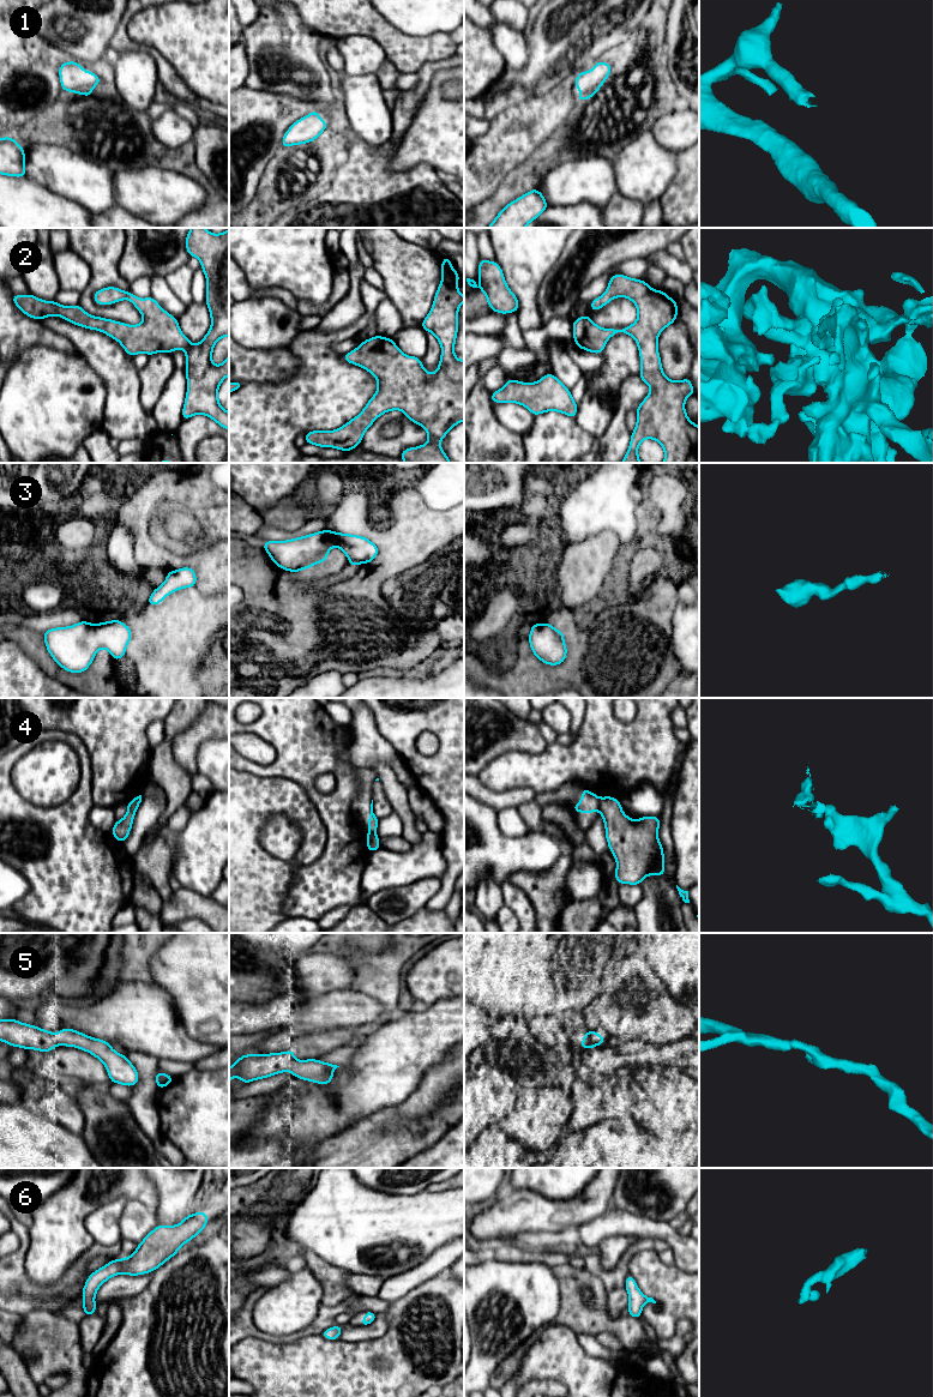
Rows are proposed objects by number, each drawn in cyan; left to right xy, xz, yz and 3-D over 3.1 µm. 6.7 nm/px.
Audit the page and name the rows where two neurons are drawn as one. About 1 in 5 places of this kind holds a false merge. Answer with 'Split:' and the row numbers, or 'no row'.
Split: 4

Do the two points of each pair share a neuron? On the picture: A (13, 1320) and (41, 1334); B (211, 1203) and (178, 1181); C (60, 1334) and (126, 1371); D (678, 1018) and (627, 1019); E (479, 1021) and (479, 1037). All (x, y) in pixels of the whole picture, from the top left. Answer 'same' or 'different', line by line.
A: different
B: different
C: different
D: same
E: same

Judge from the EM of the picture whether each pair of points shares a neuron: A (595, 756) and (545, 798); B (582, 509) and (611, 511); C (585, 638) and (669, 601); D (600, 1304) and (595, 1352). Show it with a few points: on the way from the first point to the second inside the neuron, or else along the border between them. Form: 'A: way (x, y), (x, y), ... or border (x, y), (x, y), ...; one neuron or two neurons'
A: border (572, 783), (536, 794); two neurons
B: way (589, 509), (603, 509); one neuron
C: way (606, 638), (627, 638), (649, 616); one neuron
D: border (577, 1334), (590, 1334), (596, 1337); two neurons

